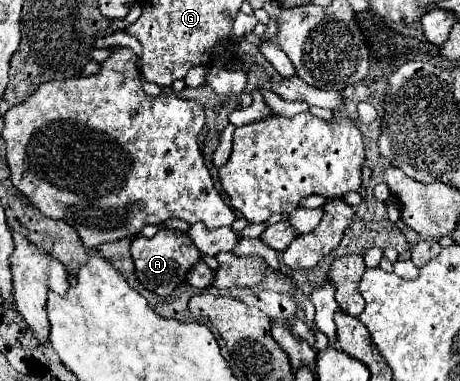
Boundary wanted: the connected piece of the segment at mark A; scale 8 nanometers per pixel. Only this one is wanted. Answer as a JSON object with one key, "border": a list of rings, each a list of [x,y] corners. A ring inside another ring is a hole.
{"border":[[[169,228],[159,230],[153,238],[137,234],[131,244],[131,256],[141,284],[159,296],[169,296],[171,288],[177,288],[185,280],[187,272],[201,260],[201,252],[195,248],[193,240],[185,232]]]}

